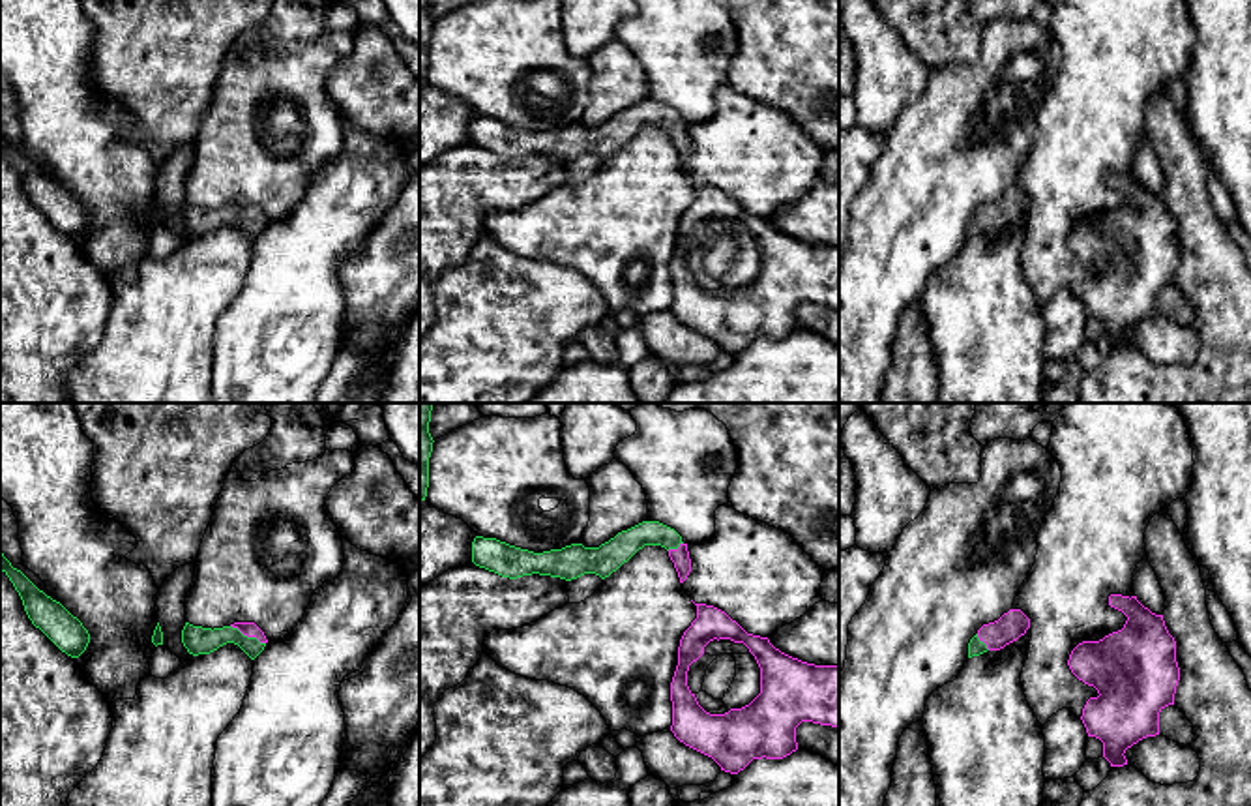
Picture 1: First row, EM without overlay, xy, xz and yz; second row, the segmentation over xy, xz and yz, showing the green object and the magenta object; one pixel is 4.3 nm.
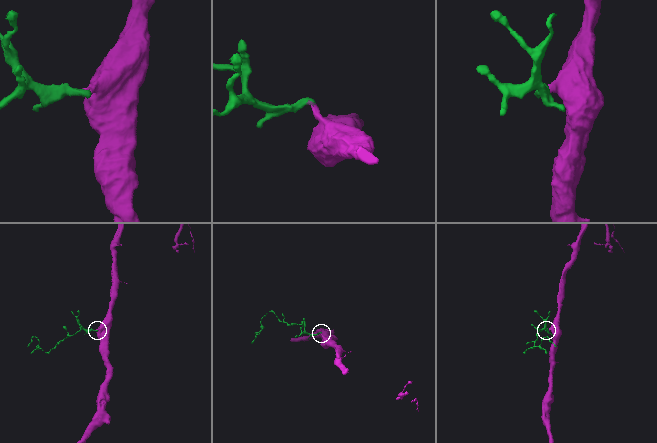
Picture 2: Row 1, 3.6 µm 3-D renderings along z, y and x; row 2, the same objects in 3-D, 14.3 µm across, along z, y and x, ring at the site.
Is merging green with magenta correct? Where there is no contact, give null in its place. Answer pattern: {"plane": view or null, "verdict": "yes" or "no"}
{"plane": "xy", "verdict": "yes"}

